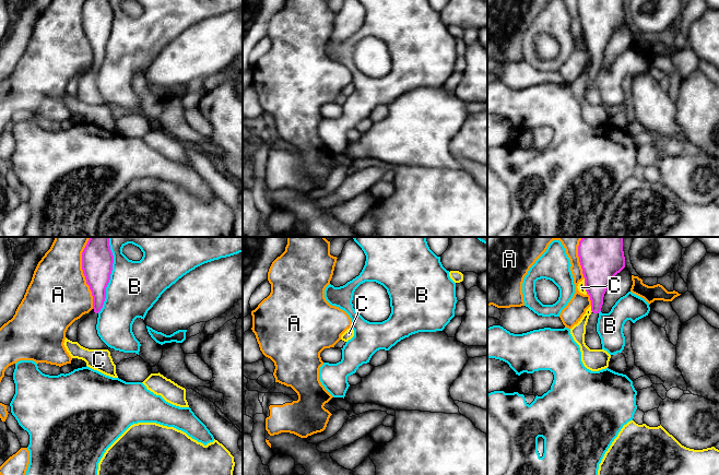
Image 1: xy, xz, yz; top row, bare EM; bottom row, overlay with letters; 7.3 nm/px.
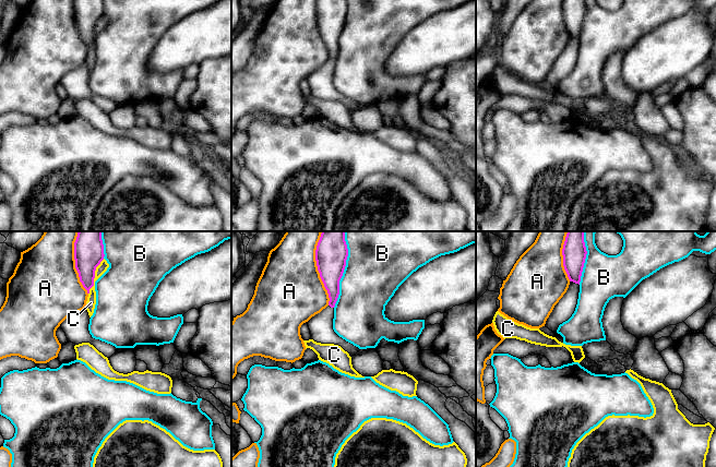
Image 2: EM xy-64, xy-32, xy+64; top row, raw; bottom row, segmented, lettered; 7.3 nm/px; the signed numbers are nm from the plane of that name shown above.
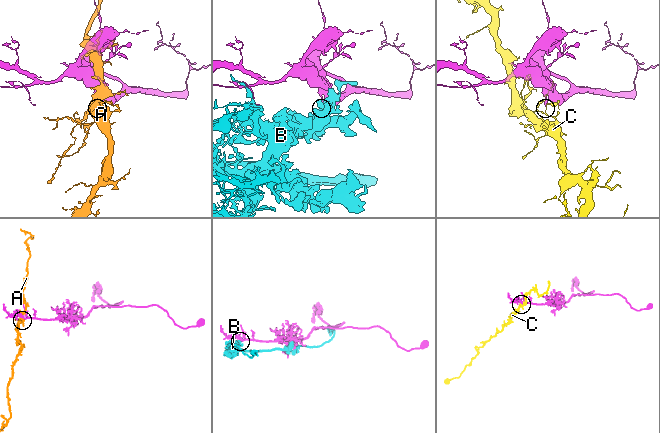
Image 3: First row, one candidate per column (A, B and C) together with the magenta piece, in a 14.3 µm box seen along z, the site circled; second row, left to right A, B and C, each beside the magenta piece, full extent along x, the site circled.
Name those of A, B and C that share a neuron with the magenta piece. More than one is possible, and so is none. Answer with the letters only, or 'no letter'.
no letter

